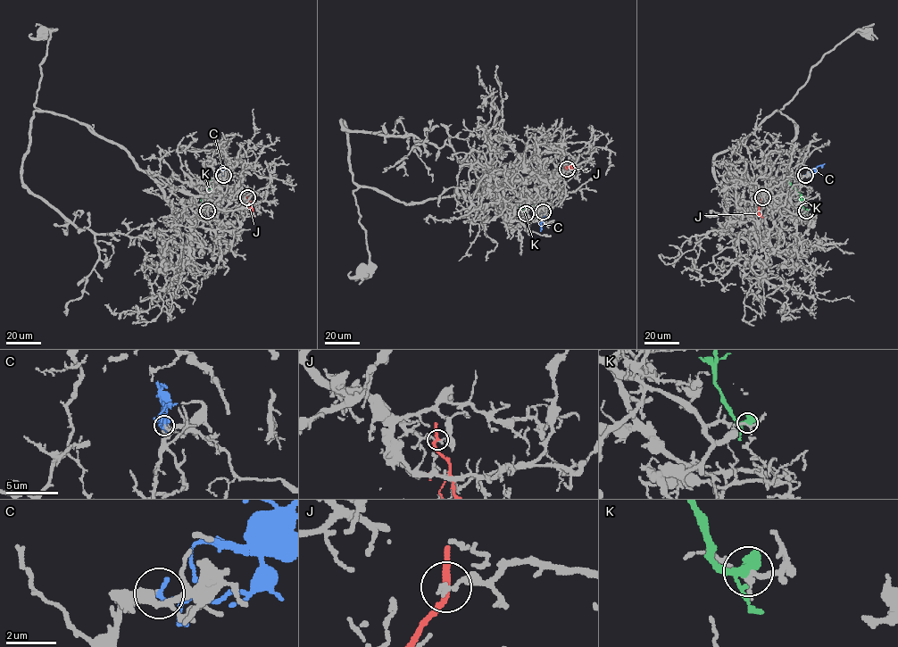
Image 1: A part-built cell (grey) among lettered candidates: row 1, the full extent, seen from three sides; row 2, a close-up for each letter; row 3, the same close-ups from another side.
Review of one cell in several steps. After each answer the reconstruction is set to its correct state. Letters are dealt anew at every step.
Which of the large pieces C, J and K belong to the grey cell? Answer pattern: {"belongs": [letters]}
{"belongs": []}

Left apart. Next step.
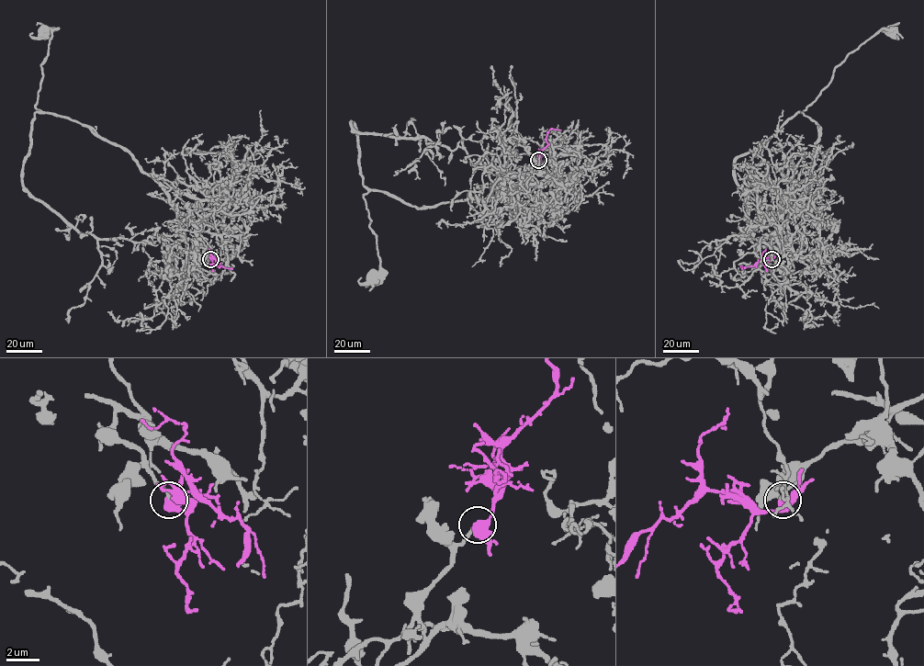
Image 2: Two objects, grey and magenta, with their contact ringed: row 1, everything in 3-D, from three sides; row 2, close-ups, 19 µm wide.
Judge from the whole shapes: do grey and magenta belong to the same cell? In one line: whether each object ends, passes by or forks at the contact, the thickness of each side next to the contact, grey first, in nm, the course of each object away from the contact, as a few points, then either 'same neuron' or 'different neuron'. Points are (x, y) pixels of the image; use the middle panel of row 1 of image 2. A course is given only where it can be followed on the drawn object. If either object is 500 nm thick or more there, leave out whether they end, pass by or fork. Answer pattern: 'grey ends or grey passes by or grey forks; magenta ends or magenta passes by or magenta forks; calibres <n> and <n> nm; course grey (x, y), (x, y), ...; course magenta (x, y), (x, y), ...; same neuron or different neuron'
calibres 200 and 550 nm; course grey (538, 160), (527, 178), (501, 175), (483, 199), (416, 208), (369, 190), (363, 198), (379, 260), (372, 278); course magenta (538, 160), (547, 145), (547, 133), (551, 128), (559, 129); same neuron

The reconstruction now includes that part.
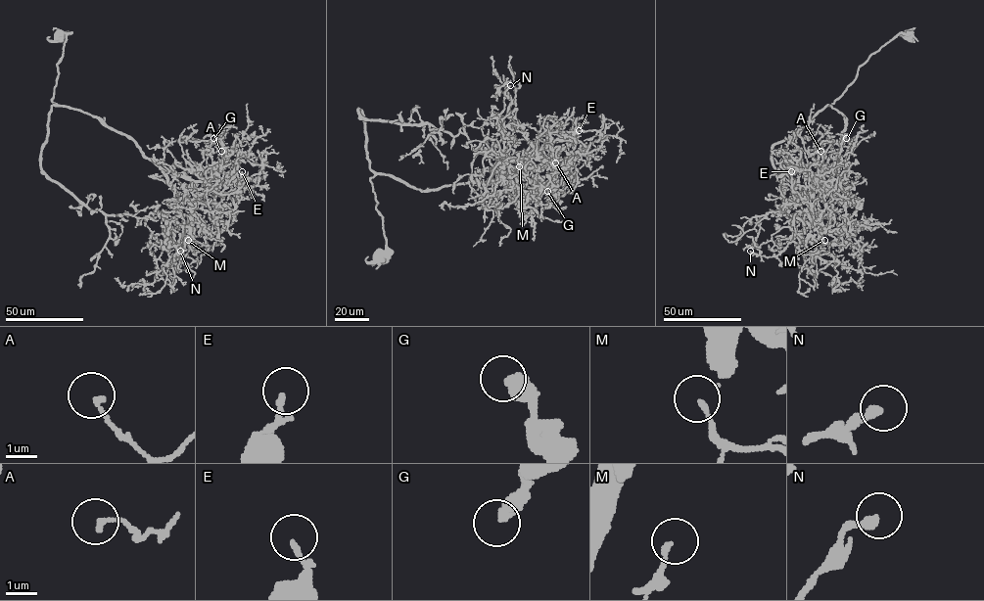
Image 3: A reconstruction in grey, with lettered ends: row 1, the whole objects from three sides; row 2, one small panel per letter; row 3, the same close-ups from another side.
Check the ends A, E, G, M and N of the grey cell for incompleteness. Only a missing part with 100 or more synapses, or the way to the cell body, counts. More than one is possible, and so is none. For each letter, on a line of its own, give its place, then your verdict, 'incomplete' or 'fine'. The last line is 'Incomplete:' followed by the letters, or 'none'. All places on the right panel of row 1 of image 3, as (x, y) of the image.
A: at (820, 151); fine
E: at (791, 171); fine
G: at (846, 138); fine
M: at (824, 240); fine
N: at (750, 251); fine
Incomplete: none

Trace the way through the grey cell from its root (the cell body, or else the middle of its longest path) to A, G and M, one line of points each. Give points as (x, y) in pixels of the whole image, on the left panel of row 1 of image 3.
A: (59, 33), (66, 41), (53, 102), (98, 116), (156, 163), (188, 179), (209, 180), (228, 156), (221, 151)
G: (59, 33), (53, 102), (98, 116), (156, 163), (195, 181), (214, 173), (203, 152), (217, 151), (213, 138)
M: (59, 33), (66, 41), (51, 101), (98, 116), (134, 142), (191, 206), (195, 243), (188, 240)

